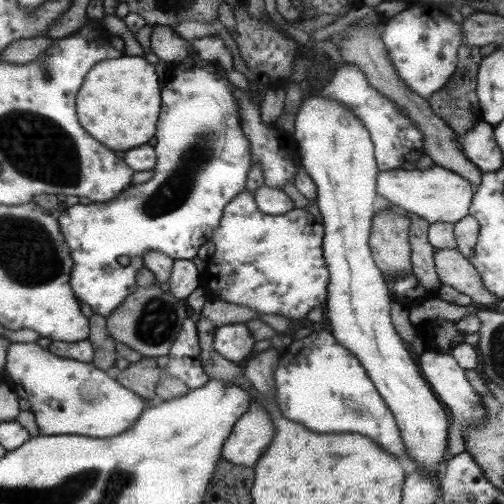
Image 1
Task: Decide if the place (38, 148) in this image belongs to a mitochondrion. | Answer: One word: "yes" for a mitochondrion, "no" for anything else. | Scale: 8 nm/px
yes

